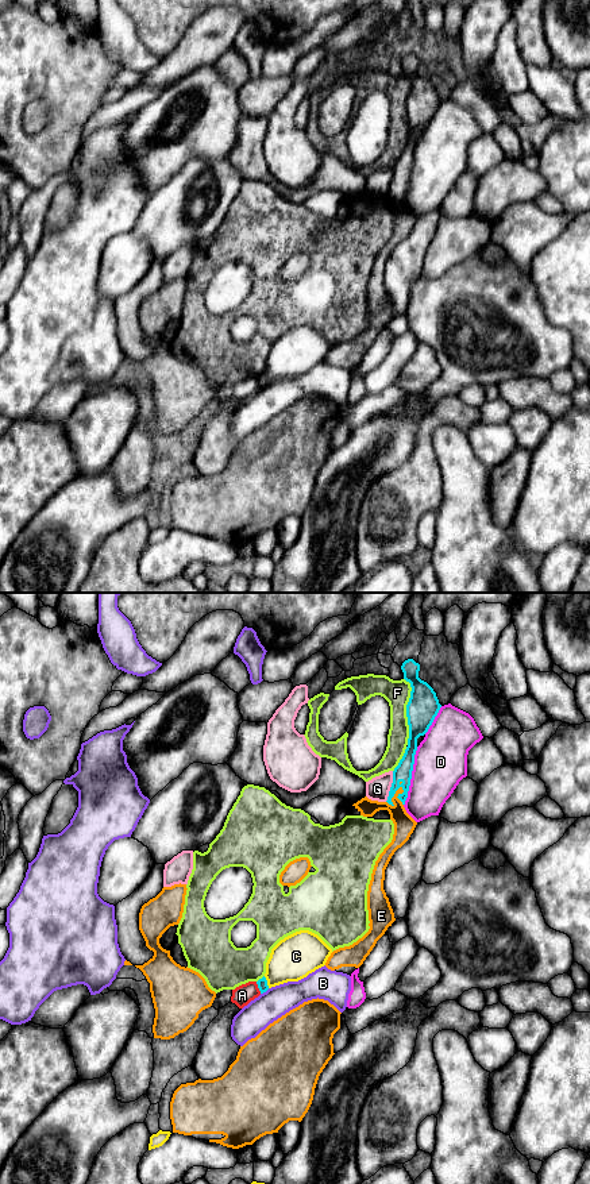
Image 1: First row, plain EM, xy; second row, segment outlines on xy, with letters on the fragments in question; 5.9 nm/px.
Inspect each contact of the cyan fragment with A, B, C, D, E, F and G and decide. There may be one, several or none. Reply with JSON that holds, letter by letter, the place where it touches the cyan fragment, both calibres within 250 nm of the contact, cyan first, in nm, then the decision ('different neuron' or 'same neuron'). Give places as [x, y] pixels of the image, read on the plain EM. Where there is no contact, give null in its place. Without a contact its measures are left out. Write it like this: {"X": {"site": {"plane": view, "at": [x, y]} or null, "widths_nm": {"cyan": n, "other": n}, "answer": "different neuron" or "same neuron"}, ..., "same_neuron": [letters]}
{"A": {"site": {"plane": "xy", "at": [258, 382]}, "widths_nm": {"cyan": 60, "other": 120}, "answer": "different neuron"}, "B": {"site": {"plane": "xy", "at": [265, 386]}, "widths_nm": {"cyan": 60, "other": 180}, "answer": "different neuron"}, "C": {"site": {"plane": "xy", "at": [266, 377]}, "widths_nm": {"cyan": 60, "other": 260}, "answer": "different neuron"}, "D": {"site": {"plane": "xy", "at": [411, 172]}, "widths_nm": {"cyan": 110, "other": 320}, "answer": "different neuron"}, "E": {"site": {"plane": "xy", "at": [394, 188]}, "widths_nm": {"cyan": 110, "other": 130}, "answer": "different neuron"}, "F": {"site": {"plane": "xy", "at": [407, 107]}, "widths_nm": {"cyan": 190, "other": 160}, "answer": "different neuron"}, "G": {"site": {"plane": "xy", "at": [392, 181]}, "widths_nm": {"cyan": 110, "other": 140}, "answer": "different neuron"}, "same_neuron": []}

